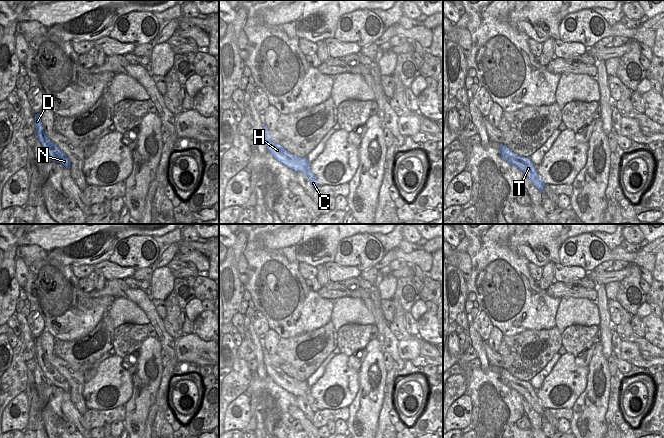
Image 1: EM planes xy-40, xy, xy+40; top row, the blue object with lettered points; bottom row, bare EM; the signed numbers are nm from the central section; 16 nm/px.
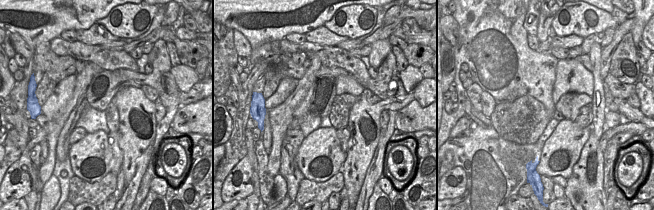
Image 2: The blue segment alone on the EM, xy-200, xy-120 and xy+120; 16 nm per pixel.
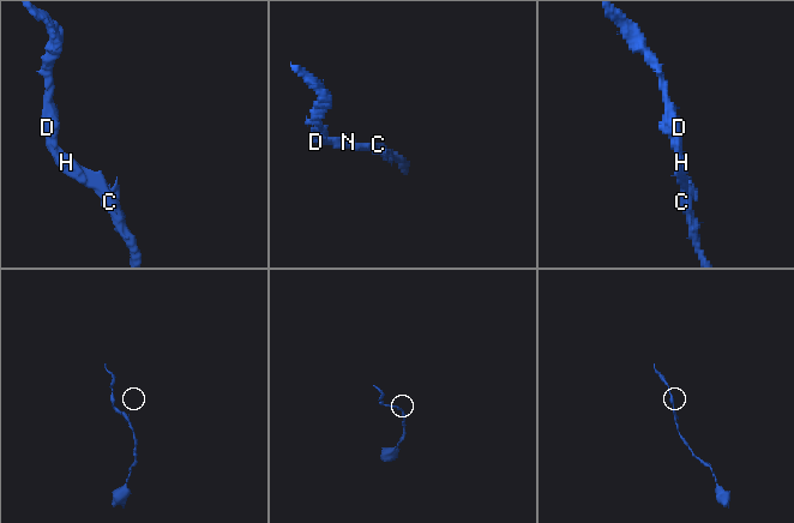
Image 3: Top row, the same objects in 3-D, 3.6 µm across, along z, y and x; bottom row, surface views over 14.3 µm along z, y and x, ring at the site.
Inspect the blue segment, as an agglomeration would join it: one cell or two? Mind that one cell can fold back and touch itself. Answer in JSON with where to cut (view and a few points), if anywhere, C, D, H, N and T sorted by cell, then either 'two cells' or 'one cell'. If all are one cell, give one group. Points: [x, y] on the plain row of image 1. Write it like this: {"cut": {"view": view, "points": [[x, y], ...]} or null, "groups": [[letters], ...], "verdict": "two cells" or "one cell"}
{"cut": null, "groups": [["C", "D", "H", "N", "T"]], "verdict": "one cell"}

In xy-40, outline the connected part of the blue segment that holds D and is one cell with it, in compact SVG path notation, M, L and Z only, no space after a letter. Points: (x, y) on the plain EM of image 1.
M41 335L38 338L35 338L35 350L36 361L48 381L54 386L61 388L64 392L70 393L71 388L66 378L46 360L41 346Z

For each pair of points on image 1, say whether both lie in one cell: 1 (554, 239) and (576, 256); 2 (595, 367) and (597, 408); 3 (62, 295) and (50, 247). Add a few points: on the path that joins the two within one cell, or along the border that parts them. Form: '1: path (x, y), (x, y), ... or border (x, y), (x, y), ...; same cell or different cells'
1: border (580, 234), (570, 236), (562, 244), (559, 262); different cells
2: path (592, 377), (594, 398); same cell
3: border (30, 264), (56, 260), (71, 266); different cells

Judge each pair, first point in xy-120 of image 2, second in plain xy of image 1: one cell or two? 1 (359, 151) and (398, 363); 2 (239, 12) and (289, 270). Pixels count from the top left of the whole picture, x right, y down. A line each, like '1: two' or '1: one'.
1: two
2: two

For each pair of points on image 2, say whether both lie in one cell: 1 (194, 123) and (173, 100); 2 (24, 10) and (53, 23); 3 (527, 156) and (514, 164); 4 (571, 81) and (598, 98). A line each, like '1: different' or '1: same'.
1: different
2: same
3: same
4: different

